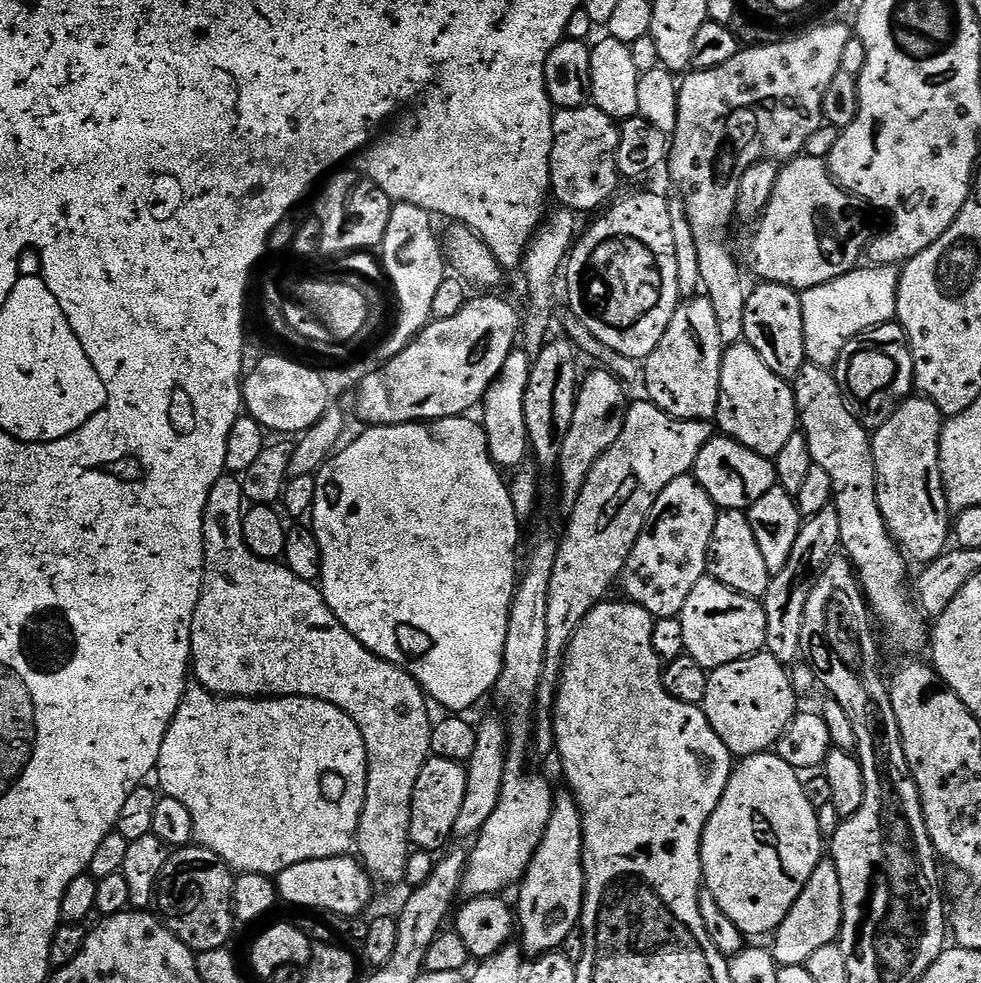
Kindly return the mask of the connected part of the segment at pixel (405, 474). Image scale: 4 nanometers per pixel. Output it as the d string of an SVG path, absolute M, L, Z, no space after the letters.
M467 415L447 416L441 420L418 424L382 424L369 427L369 432L362 433L357 440L349 439L327 464L320 467L315 475L316 493L310 513L310 527L318 538L320 547L318 587L326 606L330 606L338 622L342 622L342 626L346 626L346 630L350 630L350 634L354 634L354 638L362 642L362 646L366 646L366 650L398 666L402 671L409 672L420 683L429 701L437 700L442 707L448 708L444 710L452 714L467 713L467 708L474 707L487 692L491 693L495 689L500 677L506 650L506 626L510 618L512 595L516 593L518 583L516 547L520 544L522 526L522 520L516 516L514 503L511 502L509 485L500 477L501 469L488 453L484 429L475 419L468 419Z

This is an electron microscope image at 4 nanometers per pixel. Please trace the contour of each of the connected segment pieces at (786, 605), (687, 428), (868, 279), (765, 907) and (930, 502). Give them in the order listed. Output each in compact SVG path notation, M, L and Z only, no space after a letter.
M834 506L818 510L818 514L807 517L801 523L800 533L794 542L794 550L790 550L790 562L782 566L777 576L768 581L768 593L762 597L766 610L766 651L778 658L778 662L785 666L792 666L797 659L801 659L800 643L802 642L802 618L806 614L806 598L810 598L810 590L818 578L820 571L827 566L829 560L837 555L840 548L840 515Z
M641 398L640 401L629 403L624 414L624 425L622 432L618 434L618 438L614 442L614 446L610 446L610 450L606 450L606 454L602 454L598 458L598 462L594 466L594 470L590 470L590 478L586 478L586 486L582 486L582 494L578 494L578 502L574 506L572 512L567 513L568 529L565 530L564 536L559 537L558 558L554 562L554 570L550 574L550 599L548 608L546 609L546 660L542 662L542 678L540 685L536 691L536 707L534 709L534 731L530 737L531 743L534 745L534 752L540 756L552 756L556 751L556 735L554 734L554 726L552 725L552 708L556 704L556 689L560 686L560 676L564 673L564 655L568 653L570 642L574 638L574 634L578 630L578 626L582 626L582 622L586 618L586 614L590 614L590 610L594 610L597 604L605 599L604 596L612 588L612 583L621 579L624 567L626 566L626 558L630 554L630 550L634 546L634 542L638 538L638 534L642 530L642 526L646 522L646 518L650 514L650 510L654 506L654 502L658 498L658 494L662 494L662 490L666 490L666 486L670 486L670 482L674 482L674 478L689 475L695 469L696 459L702 450L702 446L706 446L706 442L712 439L714 428L711 423L703 420L675 420L673 416L665 414L658 406L654 406L651 400Z
M891 264L864 267L857 266L844 276L800 292L807 363L831 369L838 362L846 342L895 317L901 269Z
M761 754L759 756L750 756L741 759L735 765L730 782L726 786L726 790L722 794L722 798L718 802L718 806L714 810L714 814L710 814L710 818L704 827L702 834L702 842L700 843L700 871L702 873L703 887L710 894L714 894L714 902L718 902L718 906L722 910L722 914L726 914L726 918L730 918L730 922L734 922L734 926L738 926L738 930L744 933L745 937L764 936L775 933L781 922L786 918L794 906L795 900L802 894L806 882L809 882L810 876L814 873L814 868L818 866L820 860L826 852L826 840L819 832L819 818L817 809L810 804L806 798L806 790L804 789L804 780L801 773L796 771L777 754Z
M913 394L901 400L888 421L871 433L876 501L884 525L897 548L920 566L944 555L950 544L950 509L940 469L940 435L945 423L945 417L932 400Z

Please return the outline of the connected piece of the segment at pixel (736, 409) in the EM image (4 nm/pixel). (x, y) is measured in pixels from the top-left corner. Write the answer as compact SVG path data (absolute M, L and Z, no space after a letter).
M746 342L727 345L722 358L722 378L720 379L720 405L716 411L715 423L720 424L719 431L723 435L737 440L742 446L754 450L758 454L775 458L786 446L786 442L798 430L796 414L796 394L793 385L782 379L762 358L758 358L758 350Z

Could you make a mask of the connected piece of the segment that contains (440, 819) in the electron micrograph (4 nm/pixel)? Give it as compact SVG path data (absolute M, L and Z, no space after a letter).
M432 756L424 763L422 774L418 774L418 782L414 786L414 798L410 810L408 838L413 849L436 854L445 847L443 844L448 839L453 839L454 822L458 822L458 810L462 810L462 798L466 798L467 781L468 770L461 761Z

